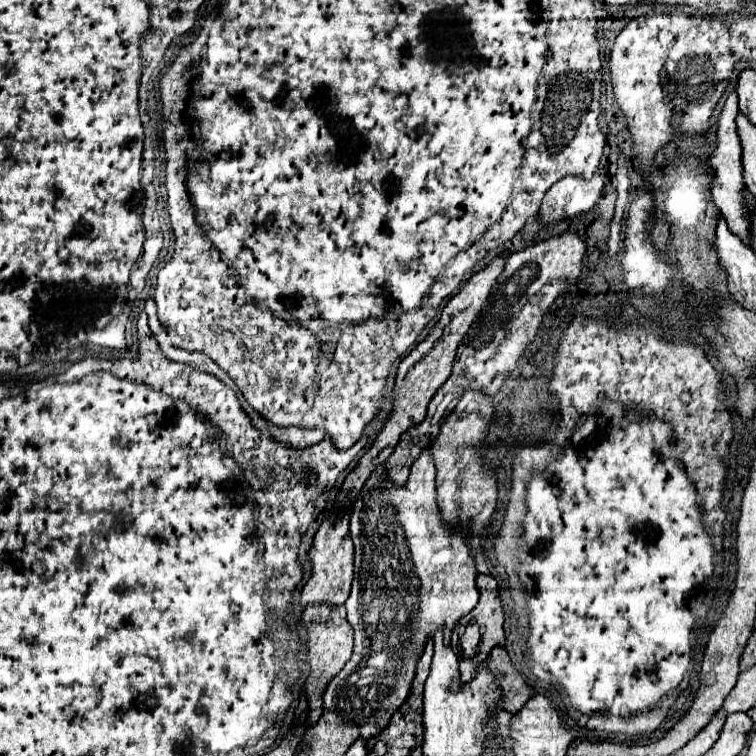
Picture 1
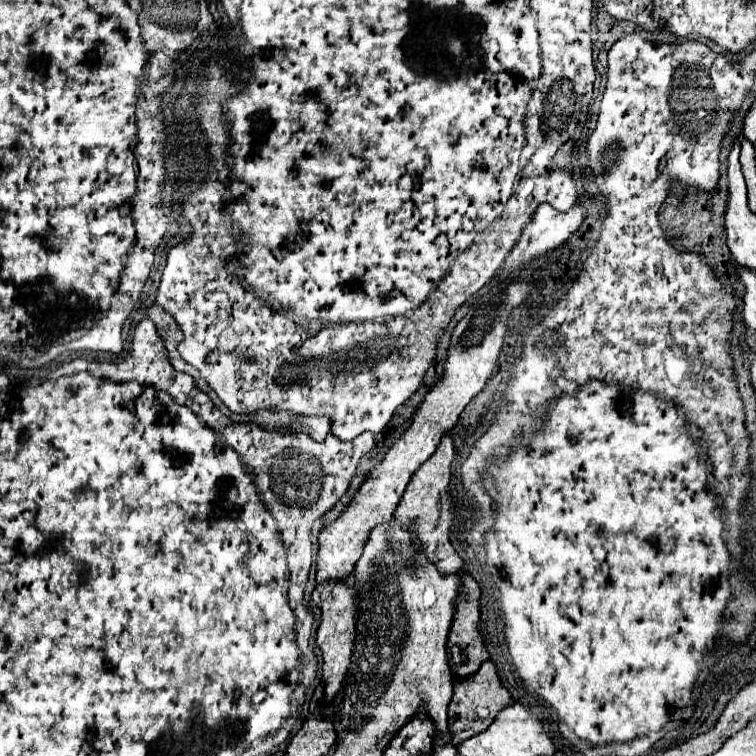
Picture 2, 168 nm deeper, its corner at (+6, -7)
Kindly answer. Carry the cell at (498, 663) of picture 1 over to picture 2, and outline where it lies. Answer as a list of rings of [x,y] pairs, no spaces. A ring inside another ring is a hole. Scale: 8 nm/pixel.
[[[484,661],[474,677],[454,679],[454,695],[448,705],[448,727],[452,733],[452,745],[460,745],[468,737],[490,727],[496,713],[500,713],[504,707],[508,707],[512,703],[514,703],[514,697],[498,679],[496,665],[492,661]]]

